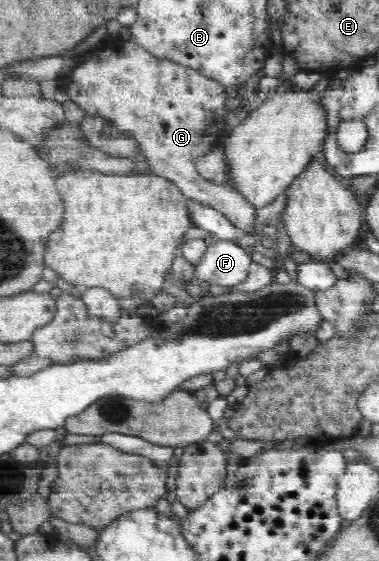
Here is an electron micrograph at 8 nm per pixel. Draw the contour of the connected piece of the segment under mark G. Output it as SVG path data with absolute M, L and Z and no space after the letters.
M134 40L122 42L116 47L106 47L100 53L94 53L84 63L73 67L71 71L59 79L59 87L68 95L72 103L76 103L88 116L100 116L110 120L116 127L127 131L135 139L139 153L144 155L145 163L149 163L149 171L161 178L173 181L179 190L196 203L204 203L220 211L228 218L240 233L256 234L252 231L256 209L230 185L218 185L204 179L194 165L195 160L208 151L212 151L218 141L229 136L226 119L228 96L221 83L202 75L195 69L184 67L178 63L155 57Z

